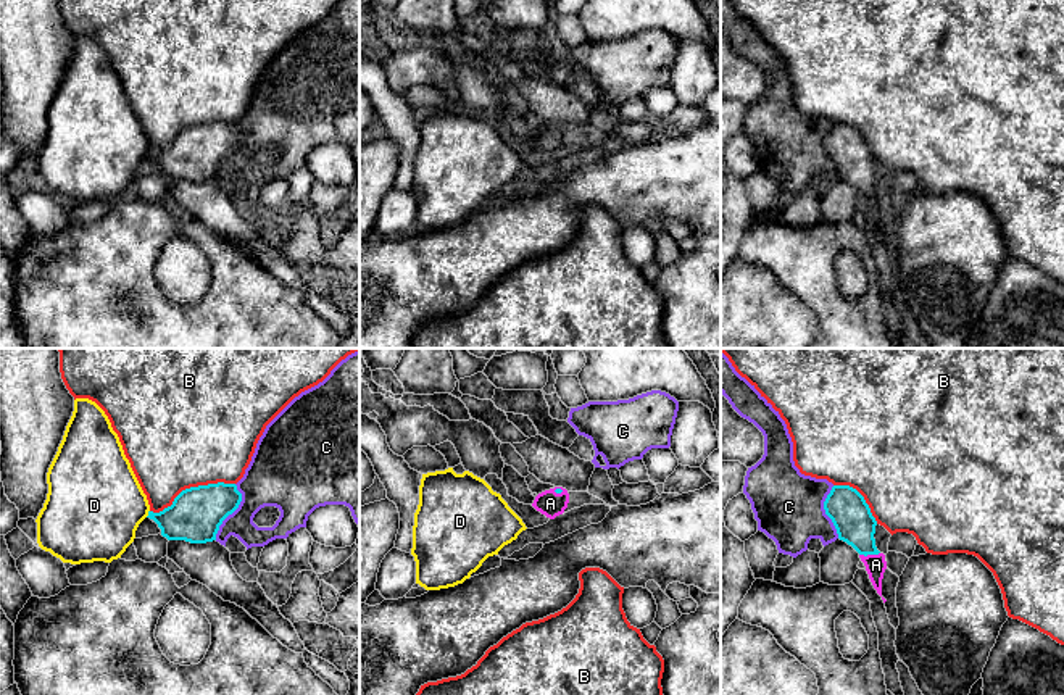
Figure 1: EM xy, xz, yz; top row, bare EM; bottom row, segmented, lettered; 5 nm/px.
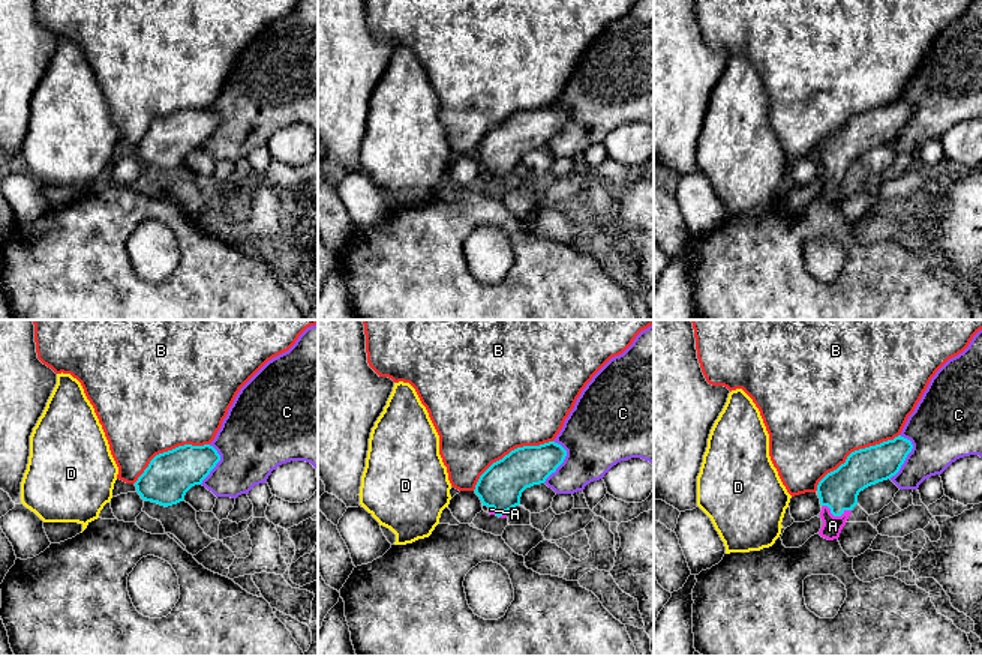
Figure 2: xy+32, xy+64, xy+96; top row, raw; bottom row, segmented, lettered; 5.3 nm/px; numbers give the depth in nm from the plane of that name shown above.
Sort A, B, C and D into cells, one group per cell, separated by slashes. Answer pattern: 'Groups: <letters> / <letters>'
Groups: A / B / C / D

